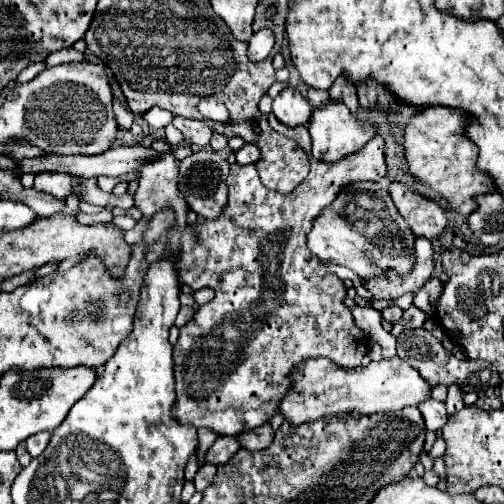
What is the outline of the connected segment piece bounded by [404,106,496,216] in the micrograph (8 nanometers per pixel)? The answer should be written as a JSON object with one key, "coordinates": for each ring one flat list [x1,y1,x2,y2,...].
{"coordinates":[[432,106,416,112,404,128,404,156,408,172,418,182,436,190,450,204,450,208,462,216,468,216,476,208,474,196,496,190,490,176,476,168,478,148,464,136,466,122,464,112]]}

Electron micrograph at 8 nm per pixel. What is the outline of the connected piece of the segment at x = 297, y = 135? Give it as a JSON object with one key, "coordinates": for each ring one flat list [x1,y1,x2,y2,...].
{"coordinates":[[268,114,268,120,272,120,272,128,278,128,278,132,280,132,280,134,284,134,284,136,288,136,288,138,296,140,296,142,304,148,304,152,310,156,310,138,308,138,308,130,306,130,306,126,288,128,288,126,284,126,282,122,278,122,274,114]]}

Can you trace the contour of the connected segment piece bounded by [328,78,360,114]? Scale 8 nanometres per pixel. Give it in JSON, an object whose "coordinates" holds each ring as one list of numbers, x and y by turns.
{"coordinates":[[342,78,336,82,336,86,332,86,330,90,330,96,332,96,332,102,342,102,350,108,350,112,358,112,360,104,358,104,358,94,356,94,356,88,354,86,348,86,348,82,344,82]]}

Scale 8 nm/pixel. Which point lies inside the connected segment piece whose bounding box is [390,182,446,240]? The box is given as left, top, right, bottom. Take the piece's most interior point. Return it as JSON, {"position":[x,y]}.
{"position":[425,218]}

